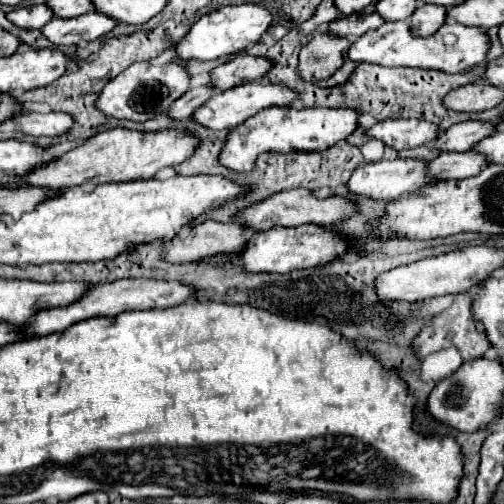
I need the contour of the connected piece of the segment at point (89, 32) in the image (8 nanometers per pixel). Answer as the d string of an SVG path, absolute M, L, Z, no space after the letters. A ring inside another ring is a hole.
M86 13L74 19L52 19L42 33L54 45L78 45L80 41L94 41L110 33L118 23L102 13Z

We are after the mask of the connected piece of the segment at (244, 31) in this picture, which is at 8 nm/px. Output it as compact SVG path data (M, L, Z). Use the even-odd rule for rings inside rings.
M244 3L244 5L226 5L204 17L200 17L190 33L176 45L180 59L220 59L226 55L236 55L244 49L250 49L266 29L272 25L274 15L262 7L260 3Z

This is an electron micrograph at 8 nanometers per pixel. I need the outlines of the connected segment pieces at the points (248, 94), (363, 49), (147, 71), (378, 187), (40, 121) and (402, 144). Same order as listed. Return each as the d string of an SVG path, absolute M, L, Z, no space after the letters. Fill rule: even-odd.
M260 79L260 81L238 85L230 91L214 93L210 101L198 107L194 119L210 129L232 129L242 125L248 117L254 117L258 111L266 107L292 107L292 103L294 103L294 93L288 87L282 87L282 83L266 83L266 79Z
M406 21L384 23L374 31L366 31L348 49L348 57L360 63L376 63L384 67L416 67L436 69L442 73L466 73L470 67L480 65L490 49L490 39L482 29L466 27L458 23L446 23L430 37L414 37Z
M140 61L140 63L132 63L116 79L106 83L96 105L110 117L144 123L168 111L172 103L182 97L182 91L188 91L188 87L190 87L190 73L186 65L182 65L180 61L172 61L164 65L150 65L148 61Z
M382 159L376 163L366 163L352 173L348 187L354 195L366 195L372 199L398 199L436 181L428 175L426 167L428 163L422 159Z
M22 113L16 115L14 121L18 123L18 131L32 135L32 137L58 137L66 135L74 125L74 117L66 113Z
M390 119L376 123L368 131L368 135L384 141L396 151L402 151L432 143L432 139L438 139L440 127L434 127L434 123L426 123L420 119Z

